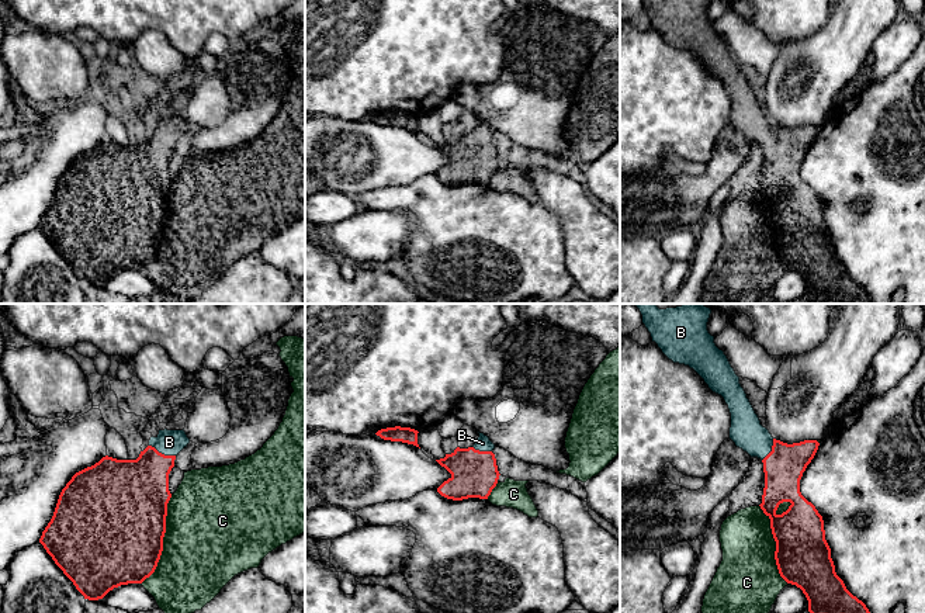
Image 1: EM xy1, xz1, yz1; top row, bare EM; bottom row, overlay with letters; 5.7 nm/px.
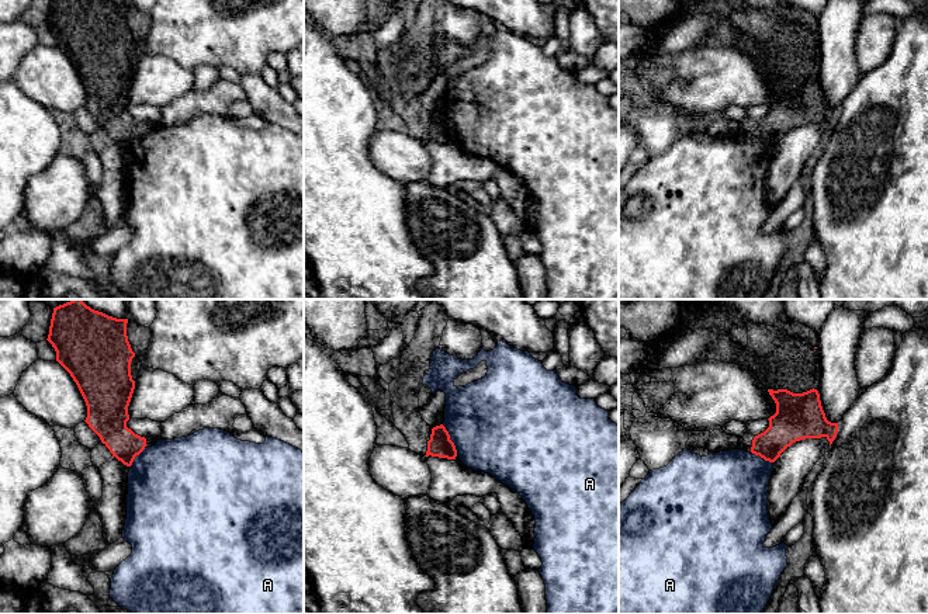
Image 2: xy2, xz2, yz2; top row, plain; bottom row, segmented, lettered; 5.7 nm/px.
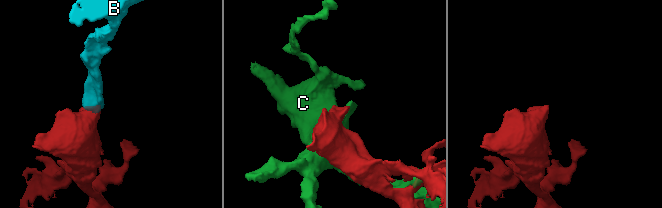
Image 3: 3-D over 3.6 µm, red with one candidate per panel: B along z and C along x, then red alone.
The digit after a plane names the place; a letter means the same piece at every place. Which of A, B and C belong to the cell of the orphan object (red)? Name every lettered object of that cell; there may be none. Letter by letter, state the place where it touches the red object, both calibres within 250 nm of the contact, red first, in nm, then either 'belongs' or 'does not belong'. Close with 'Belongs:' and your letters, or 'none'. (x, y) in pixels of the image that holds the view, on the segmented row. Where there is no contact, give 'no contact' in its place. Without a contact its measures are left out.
A: xz2 (449, 437) | 130/480 nm | does not belong
B: xy1 (160, 453) | 360/140 nm | belongs
C: xy1 (162, 540) | 500/480 nm | does not belong
Belongs: B

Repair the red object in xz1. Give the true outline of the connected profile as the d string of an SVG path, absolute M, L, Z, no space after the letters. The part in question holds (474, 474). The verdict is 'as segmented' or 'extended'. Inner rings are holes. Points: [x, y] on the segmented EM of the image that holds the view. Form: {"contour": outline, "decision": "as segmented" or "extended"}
{"contour": "M479 433L479 437L472 447L457 447L451 454L446 454L444 458L436 460L451 474L451 477L437 488L437 492L453 501L462 501L468 498L488 499L500 475L495 454L492 453L493 449L495 444L489 440L489 437Z", "decision": "extended"}

